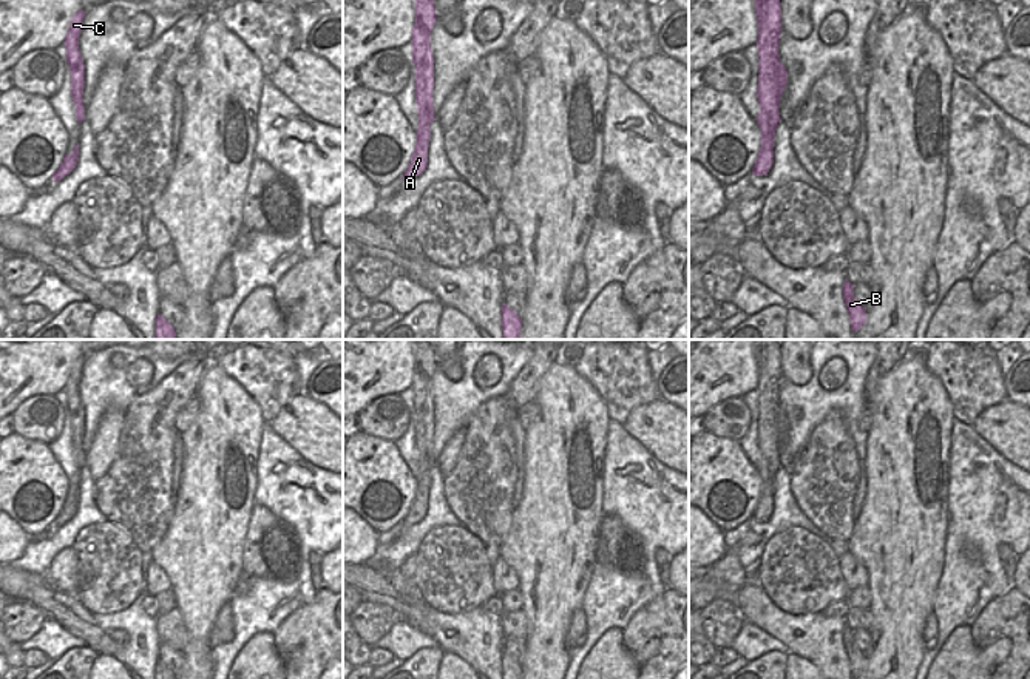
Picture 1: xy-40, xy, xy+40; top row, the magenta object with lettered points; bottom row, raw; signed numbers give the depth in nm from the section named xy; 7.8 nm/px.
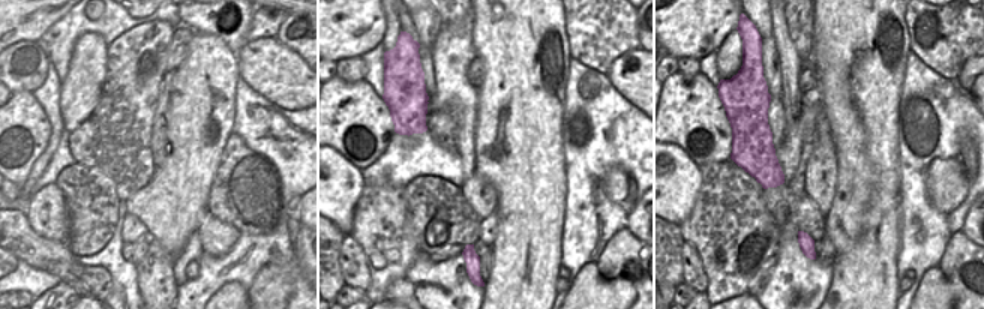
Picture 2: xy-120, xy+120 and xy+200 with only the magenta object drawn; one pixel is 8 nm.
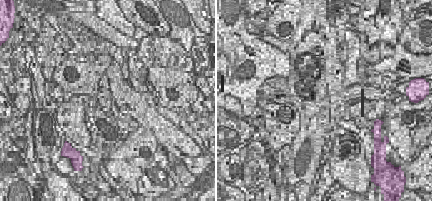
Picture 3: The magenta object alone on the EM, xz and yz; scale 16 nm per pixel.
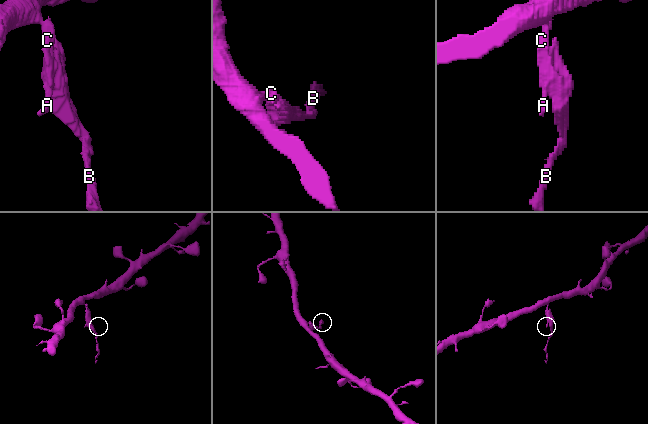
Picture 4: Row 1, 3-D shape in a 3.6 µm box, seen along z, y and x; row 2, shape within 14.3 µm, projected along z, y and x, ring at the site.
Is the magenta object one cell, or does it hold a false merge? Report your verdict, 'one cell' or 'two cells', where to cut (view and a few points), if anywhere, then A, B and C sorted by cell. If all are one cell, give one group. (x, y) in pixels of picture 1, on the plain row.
two cells; cut in xy+40 along (779, 405), (775, 428), (780, 445); A C / B

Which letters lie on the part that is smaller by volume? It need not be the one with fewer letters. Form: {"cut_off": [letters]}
{"cut_off": ["B"]}

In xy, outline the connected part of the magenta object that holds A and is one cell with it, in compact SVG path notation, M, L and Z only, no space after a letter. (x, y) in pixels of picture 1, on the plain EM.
M415 340L415 370L412 373L412 407L415 410L415 446L418 455L418 477L415 497L405 517L403 528L420 522L428 512L428 494L434 460L434 400L431 397L431 377L437 367L434 341Z

